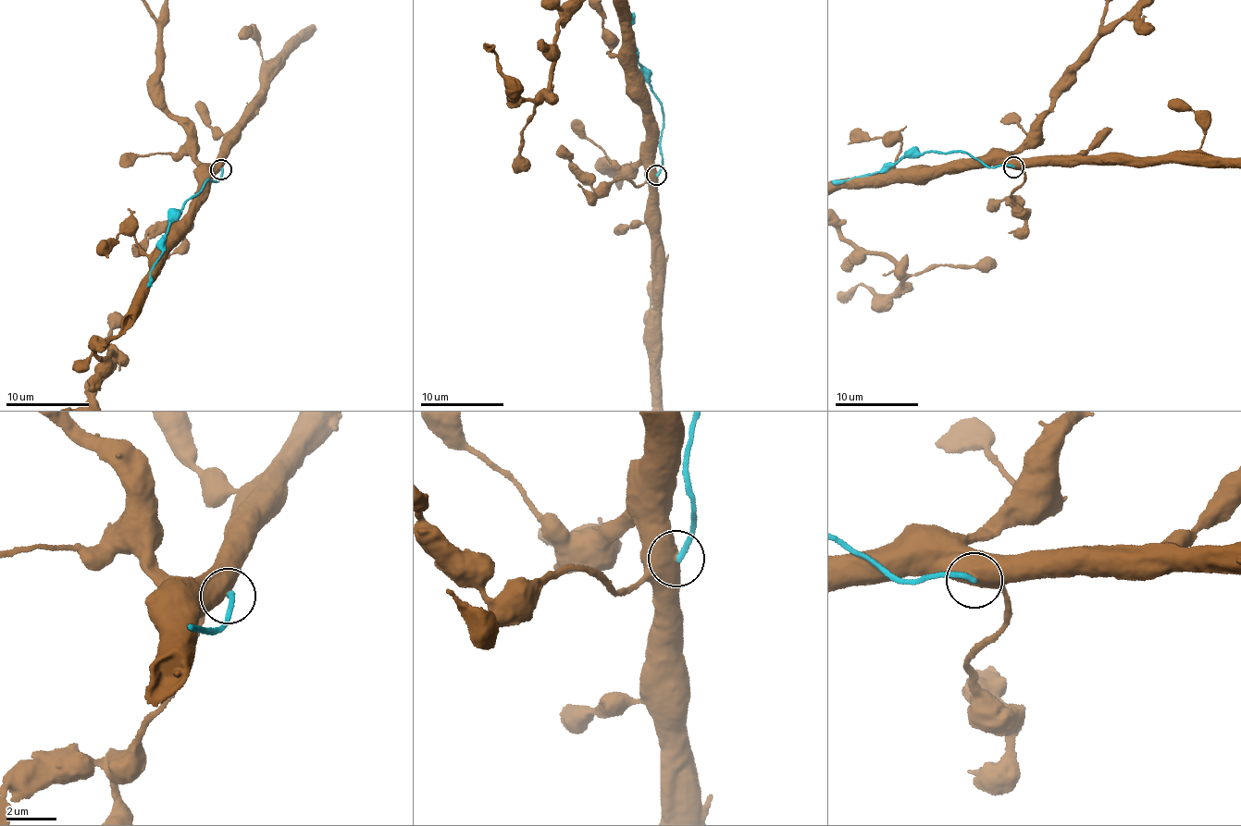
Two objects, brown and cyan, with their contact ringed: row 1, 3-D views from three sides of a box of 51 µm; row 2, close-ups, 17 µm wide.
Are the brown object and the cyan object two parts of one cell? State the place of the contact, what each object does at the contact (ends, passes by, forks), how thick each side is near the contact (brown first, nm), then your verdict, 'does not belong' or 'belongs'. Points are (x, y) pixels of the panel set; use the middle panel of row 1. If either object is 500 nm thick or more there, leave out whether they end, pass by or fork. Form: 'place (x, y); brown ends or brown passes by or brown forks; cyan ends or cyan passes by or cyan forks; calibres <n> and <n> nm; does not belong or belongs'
place (656, 175); calibres 750 and 220 nm; does not belong

